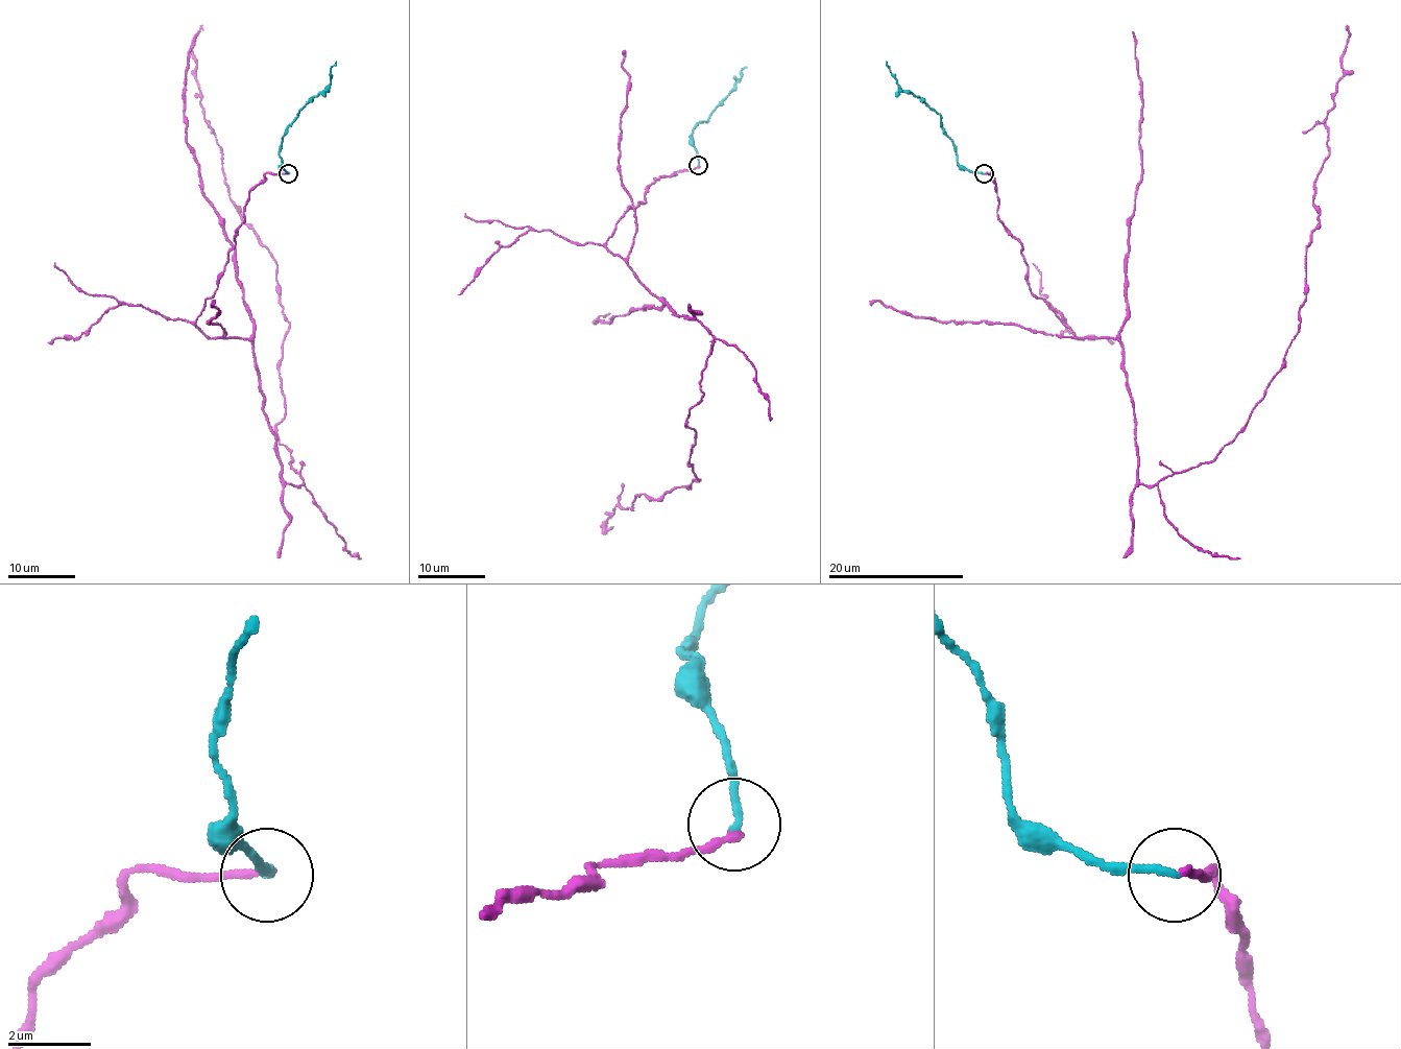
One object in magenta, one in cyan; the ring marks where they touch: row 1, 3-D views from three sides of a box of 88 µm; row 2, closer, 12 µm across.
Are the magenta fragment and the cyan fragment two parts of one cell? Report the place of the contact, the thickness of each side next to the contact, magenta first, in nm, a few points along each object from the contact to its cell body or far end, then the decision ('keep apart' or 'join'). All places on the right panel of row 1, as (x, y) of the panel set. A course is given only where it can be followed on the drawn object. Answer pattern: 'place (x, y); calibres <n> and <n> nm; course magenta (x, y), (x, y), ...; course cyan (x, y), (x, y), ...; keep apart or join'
place (984, 173); calibres 220 and 170 nm; course magenta (986, 174), (1030, 289), (1076, 337), (1122, 349), (1139, 482), (1210, 462), (1300, 325), (1346, 25); course cyan (984, 174), (959, 164), (957, 147), (938, 115), (899, 86), (886, 61); join

